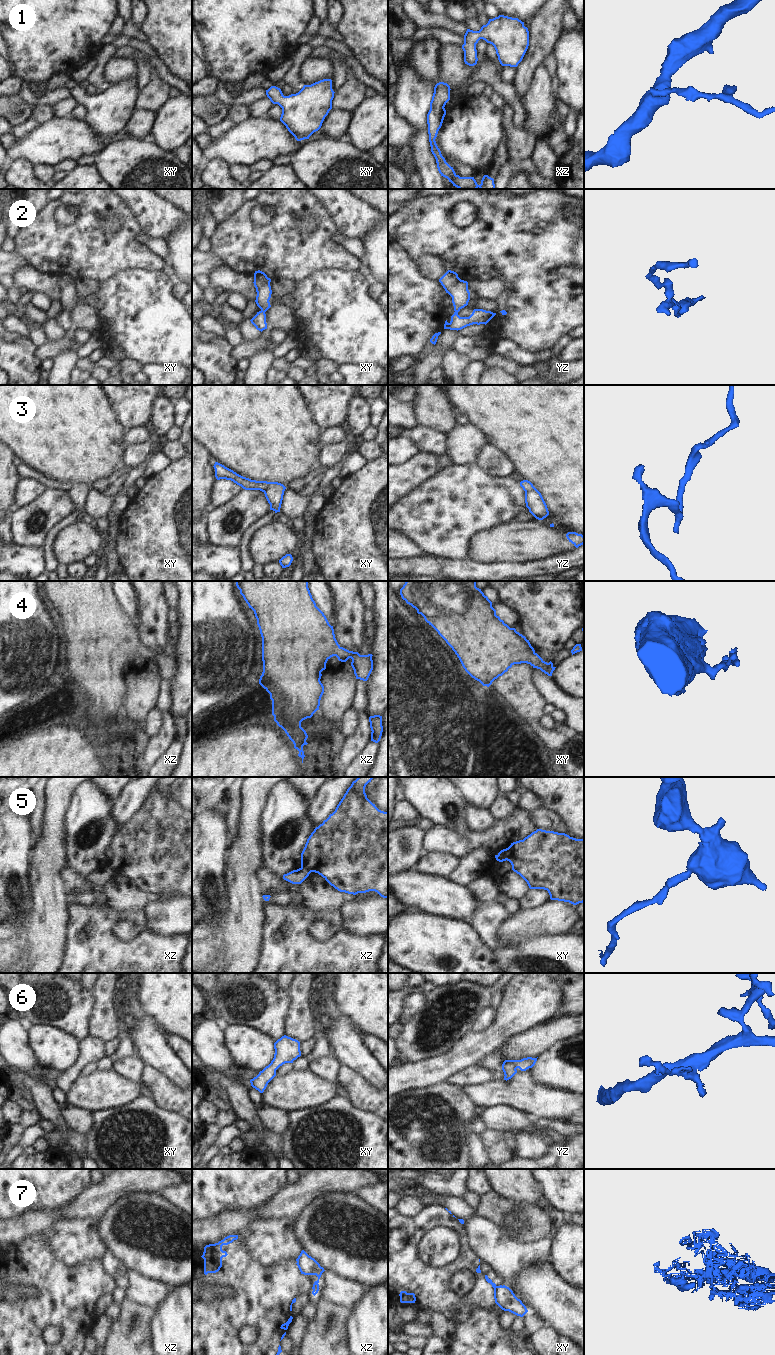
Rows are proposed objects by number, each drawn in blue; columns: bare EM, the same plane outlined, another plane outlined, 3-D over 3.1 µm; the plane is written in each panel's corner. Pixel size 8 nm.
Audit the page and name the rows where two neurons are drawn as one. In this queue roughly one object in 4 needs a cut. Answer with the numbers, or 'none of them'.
5, 7

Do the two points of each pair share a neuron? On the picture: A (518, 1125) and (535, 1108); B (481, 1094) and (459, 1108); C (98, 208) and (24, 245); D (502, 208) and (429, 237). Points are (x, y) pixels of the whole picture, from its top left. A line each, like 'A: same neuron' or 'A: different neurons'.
A: different neurons
B: different neurons
C: same neuron
D: same neuron

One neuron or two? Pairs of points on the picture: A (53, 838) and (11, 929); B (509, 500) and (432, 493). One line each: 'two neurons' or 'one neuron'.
A: one neuron
B: one neuron

